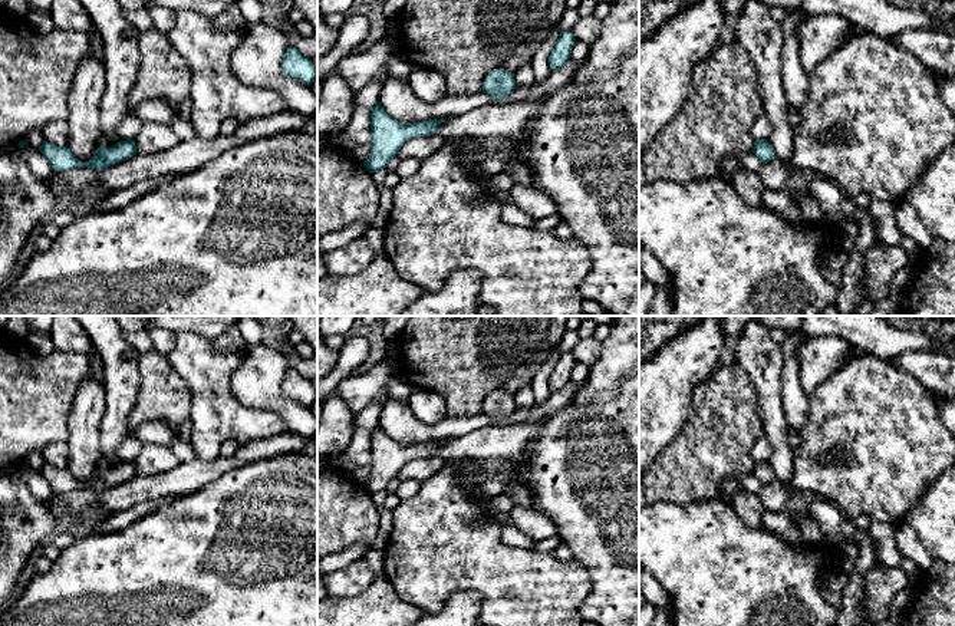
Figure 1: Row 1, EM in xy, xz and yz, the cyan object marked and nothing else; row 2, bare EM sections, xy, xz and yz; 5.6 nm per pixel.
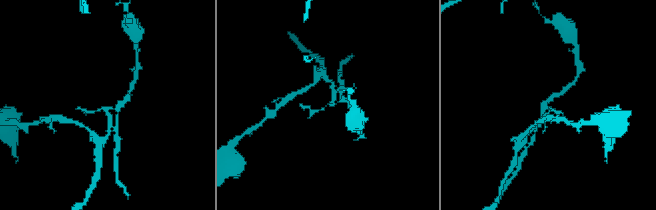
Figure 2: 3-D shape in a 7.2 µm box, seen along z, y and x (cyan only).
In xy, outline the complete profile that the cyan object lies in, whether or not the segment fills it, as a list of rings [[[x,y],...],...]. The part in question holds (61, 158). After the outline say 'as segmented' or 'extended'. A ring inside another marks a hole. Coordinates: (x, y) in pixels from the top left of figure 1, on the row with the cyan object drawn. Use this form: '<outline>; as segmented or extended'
[[[144,122],[138,135],[129,141],[121,141],[109,148],[99,145],[96,155],[89,162],[78,159],[67,146],[57,146],[45,141],[39,151],[47,159],[53,171],[75,168],[105,168],[122,162],[135,154],[158,154],[174,148],[180,138],[167,123]]]; extended

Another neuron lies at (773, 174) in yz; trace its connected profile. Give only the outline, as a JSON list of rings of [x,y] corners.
[[[775,156],[770,162],[761,164],[761,168],[758,169],[758,175],[765,190],[777,191],[784,188],[784,182],[788,177],[788,171],[781,164],[781,161]]]

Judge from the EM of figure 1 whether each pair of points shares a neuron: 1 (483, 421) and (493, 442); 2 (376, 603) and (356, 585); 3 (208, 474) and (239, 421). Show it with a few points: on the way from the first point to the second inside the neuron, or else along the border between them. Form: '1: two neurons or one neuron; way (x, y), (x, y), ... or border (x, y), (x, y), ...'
1: two neurons; border (519, 424), (488, 425), (453, 435)
2: two neurons; border (376, 579), (356, 595), (332, 598)
3: two neurons; border (220, 454), (213, 460), (197, 458)

